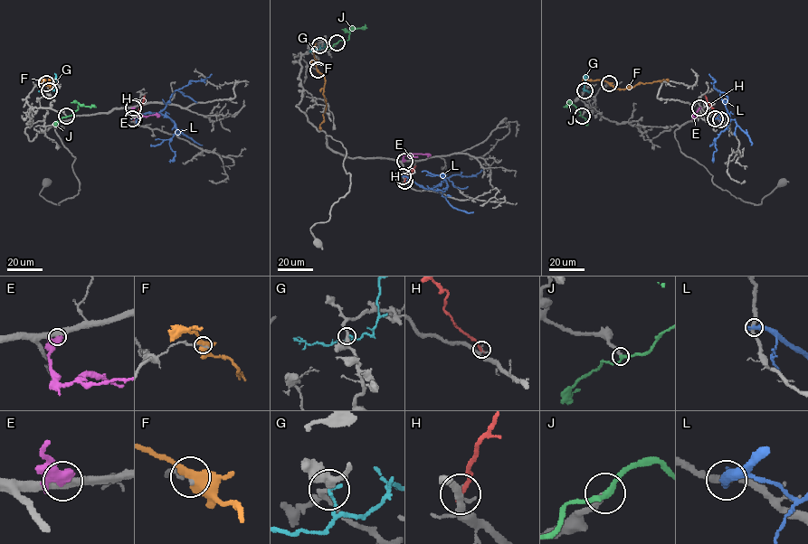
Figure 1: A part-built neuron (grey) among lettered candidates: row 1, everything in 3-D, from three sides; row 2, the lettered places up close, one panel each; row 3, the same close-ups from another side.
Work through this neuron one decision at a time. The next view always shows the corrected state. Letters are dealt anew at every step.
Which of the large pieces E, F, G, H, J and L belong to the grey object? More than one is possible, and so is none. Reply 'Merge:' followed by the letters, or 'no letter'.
Merge: J

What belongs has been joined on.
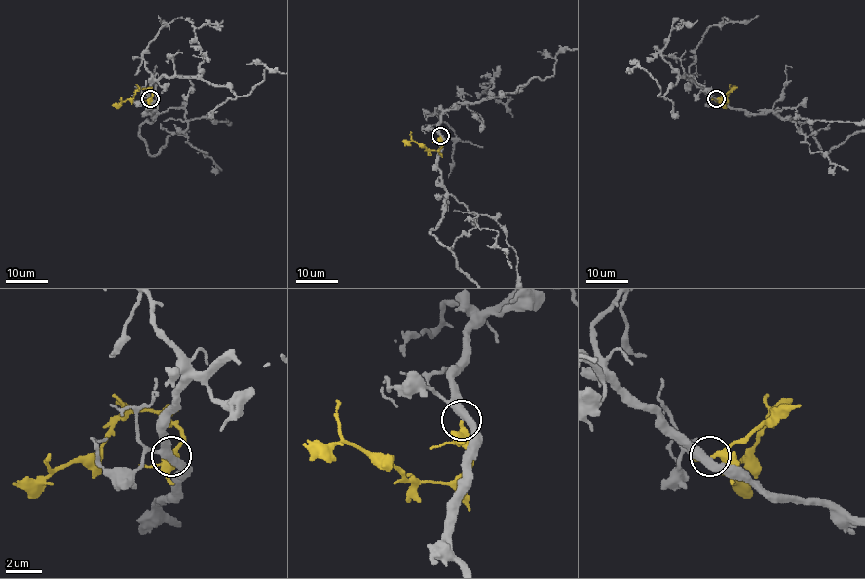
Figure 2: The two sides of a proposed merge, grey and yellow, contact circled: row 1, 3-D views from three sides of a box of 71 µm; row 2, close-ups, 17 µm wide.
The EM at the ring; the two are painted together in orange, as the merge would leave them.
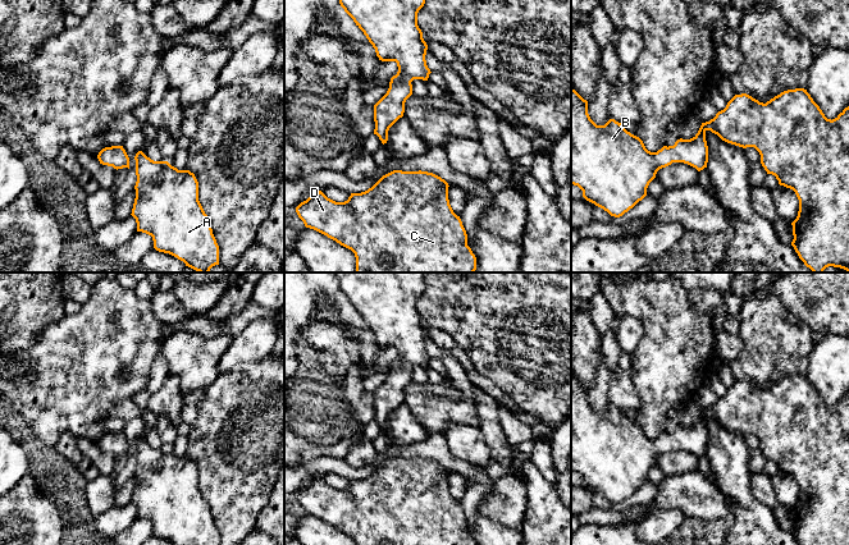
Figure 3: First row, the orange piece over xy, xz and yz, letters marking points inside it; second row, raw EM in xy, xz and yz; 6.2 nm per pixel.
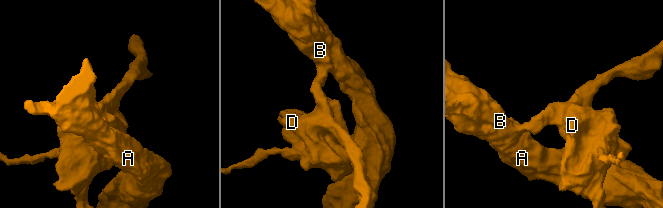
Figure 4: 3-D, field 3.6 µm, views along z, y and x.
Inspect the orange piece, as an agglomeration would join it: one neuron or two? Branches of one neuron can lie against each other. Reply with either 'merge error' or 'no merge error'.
no merge error

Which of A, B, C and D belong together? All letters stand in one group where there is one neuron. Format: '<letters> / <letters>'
A B C D

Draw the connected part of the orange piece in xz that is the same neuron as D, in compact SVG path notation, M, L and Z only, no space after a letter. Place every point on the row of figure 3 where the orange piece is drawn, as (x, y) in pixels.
M393 170L368 191L351 193L344 202L336 202L321 191L314 192L296 207L296 212L306 228L351 249L356 257L356 272L474 272L476 257L467 246L460 216L449 205L448 187L444 179L433 173Z

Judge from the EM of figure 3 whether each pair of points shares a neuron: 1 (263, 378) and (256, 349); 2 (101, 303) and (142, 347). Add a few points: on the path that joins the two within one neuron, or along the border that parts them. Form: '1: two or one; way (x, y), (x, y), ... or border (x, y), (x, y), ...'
1: two; border (270, 352), (254, 361), (242, 361), (231, 370)
2: one; way (105, 316), (105, 320), (122, 337), (129, 337)

